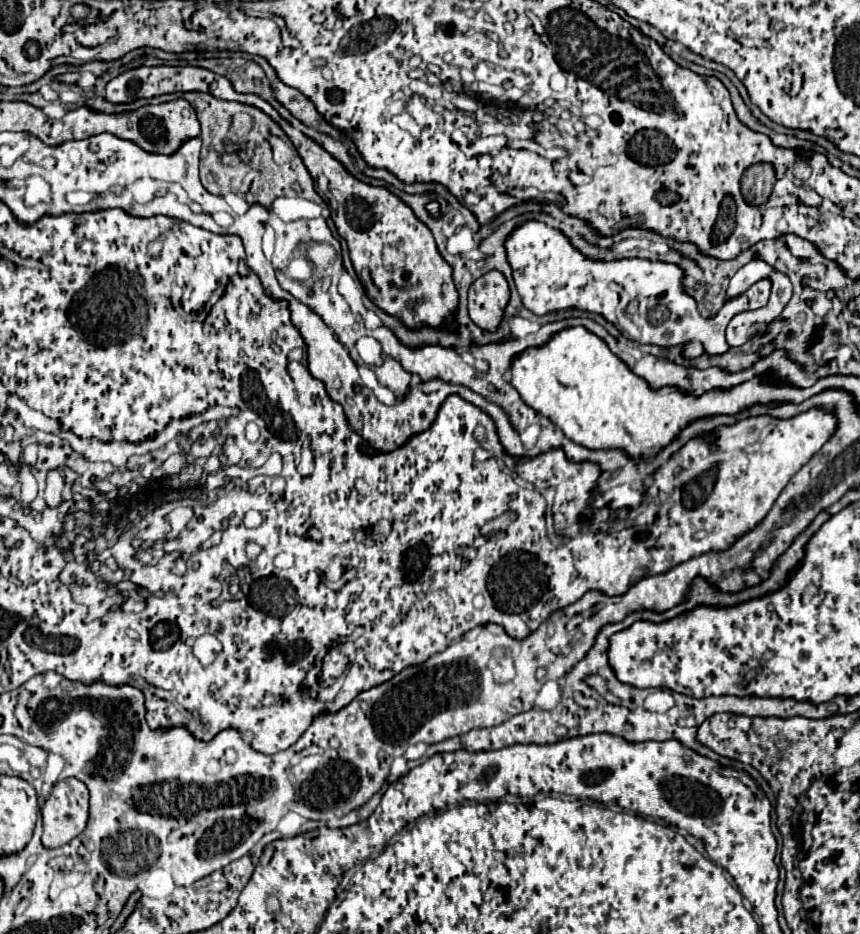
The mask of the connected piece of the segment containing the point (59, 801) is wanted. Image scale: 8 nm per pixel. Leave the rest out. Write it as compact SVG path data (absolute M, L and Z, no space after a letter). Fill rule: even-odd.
M69 777L57 781L43 809L43 837L47 849L61 847L75 839L89 819L89 791L83 781Z

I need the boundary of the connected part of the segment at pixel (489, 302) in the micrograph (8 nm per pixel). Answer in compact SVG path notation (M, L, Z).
M487 271L473 285L473 295L469 297L469 317L475 325L493 331L503 315L509 301L509 287L499 271Z

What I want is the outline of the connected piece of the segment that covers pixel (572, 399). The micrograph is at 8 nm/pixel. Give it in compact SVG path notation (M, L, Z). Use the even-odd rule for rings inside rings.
M583 325L561 329L559 333L551 335L551 339L539 347L527 347L521 355L513 357L511 361L513 373L513 387L521 395L521 399L539 411L541 415L549 417L561 431L575 443L589 447L589 449L623 449L633 457L641 457L649 461L661 447L671 443L671 439L693 419L707 417L707 415L735 415L745 407L755 403L767 403L771 399L771 375L755 375L751 381L729 389L711 389L703 395L693 395L681 391L679 387L661 387L651 389L649 383L635 375L617 355L613 355L595 333L587 331Z

